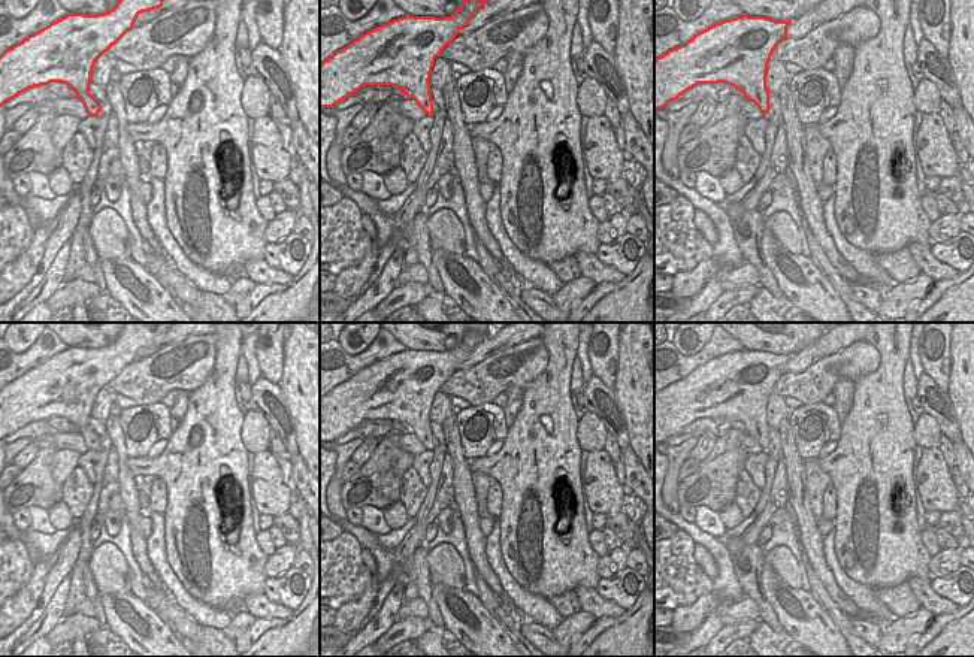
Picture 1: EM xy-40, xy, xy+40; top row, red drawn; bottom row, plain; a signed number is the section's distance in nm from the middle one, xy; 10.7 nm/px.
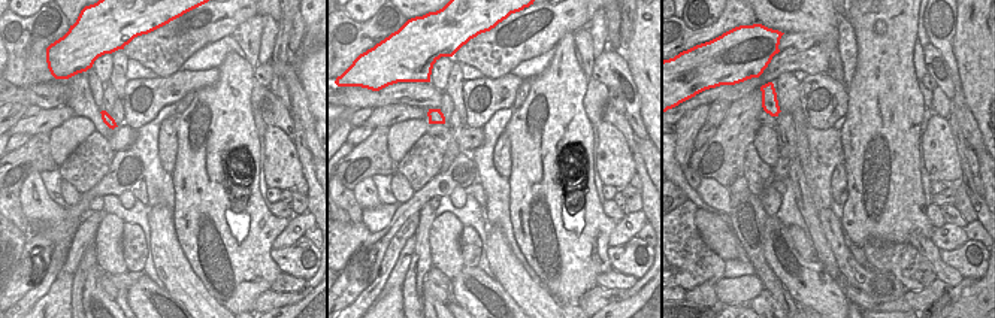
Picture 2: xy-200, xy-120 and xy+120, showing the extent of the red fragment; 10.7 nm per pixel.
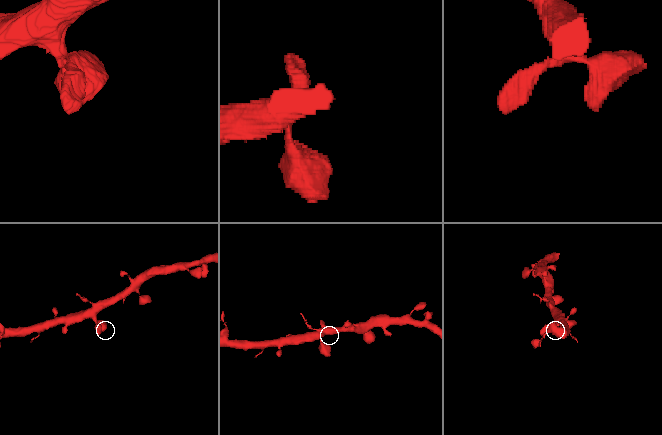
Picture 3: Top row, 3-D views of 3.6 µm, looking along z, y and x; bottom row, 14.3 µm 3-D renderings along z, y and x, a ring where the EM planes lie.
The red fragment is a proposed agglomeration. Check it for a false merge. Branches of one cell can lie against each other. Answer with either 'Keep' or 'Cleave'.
Keep

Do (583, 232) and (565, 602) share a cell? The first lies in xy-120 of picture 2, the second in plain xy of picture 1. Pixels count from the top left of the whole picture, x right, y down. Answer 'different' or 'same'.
different

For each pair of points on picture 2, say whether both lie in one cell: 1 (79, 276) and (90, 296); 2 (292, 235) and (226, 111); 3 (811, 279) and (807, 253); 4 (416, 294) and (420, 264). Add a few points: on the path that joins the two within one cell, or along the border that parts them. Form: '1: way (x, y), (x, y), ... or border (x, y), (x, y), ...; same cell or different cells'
1: border (96, 263), (85, 279), (81, 302); different cells
2: border (290, 218), (289, 224), (274, 241), (272, 248); different cells
3: border (789, 230), (795, 250), (806, 260), (816, 262); different cells
4: way (416, 287), (417, 272); same cell

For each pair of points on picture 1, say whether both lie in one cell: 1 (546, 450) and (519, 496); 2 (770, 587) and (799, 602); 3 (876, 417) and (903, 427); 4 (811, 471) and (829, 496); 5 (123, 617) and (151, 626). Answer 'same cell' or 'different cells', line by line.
1: same cell
2: same cell
3: same cell
4: different cells
5: same cell

